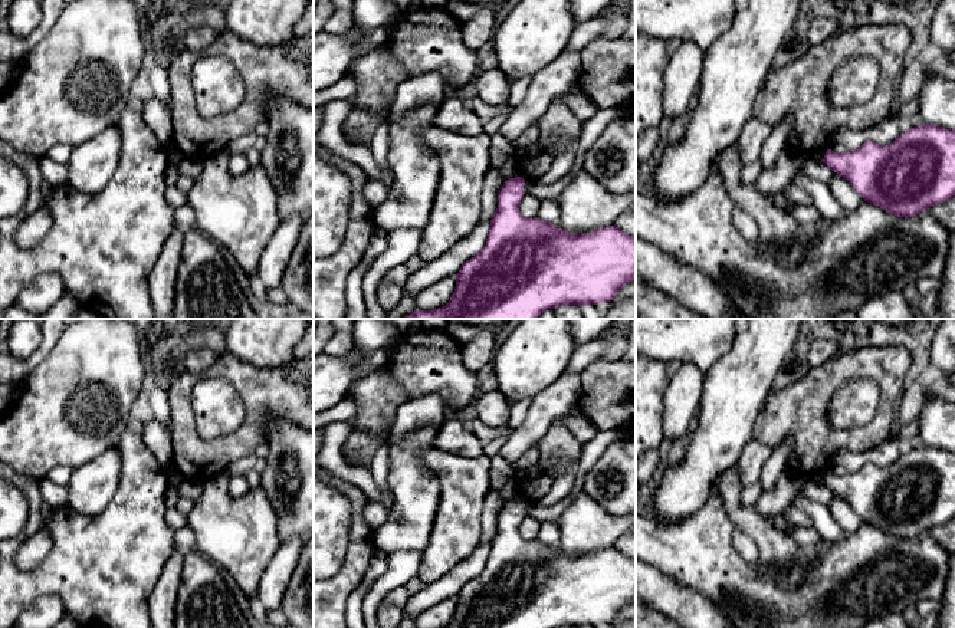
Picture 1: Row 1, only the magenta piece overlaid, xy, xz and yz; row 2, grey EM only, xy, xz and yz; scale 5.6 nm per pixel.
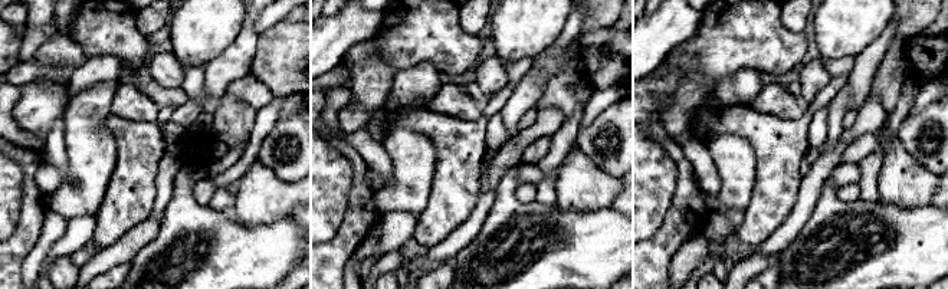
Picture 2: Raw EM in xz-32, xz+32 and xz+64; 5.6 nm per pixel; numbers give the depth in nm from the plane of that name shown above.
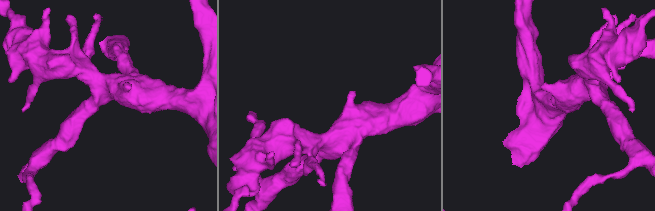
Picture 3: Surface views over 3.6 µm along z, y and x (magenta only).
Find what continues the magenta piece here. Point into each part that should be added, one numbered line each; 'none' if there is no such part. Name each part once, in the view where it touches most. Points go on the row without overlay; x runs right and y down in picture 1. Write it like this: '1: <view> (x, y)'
none

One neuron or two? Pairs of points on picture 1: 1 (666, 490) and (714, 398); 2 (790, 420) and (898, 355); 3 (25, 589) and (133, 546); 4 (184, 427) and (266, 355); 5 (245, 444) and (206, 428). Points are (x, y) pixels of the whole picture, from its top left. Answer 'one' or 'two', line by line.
1: one
2: one
3: one
4: two
5: two

